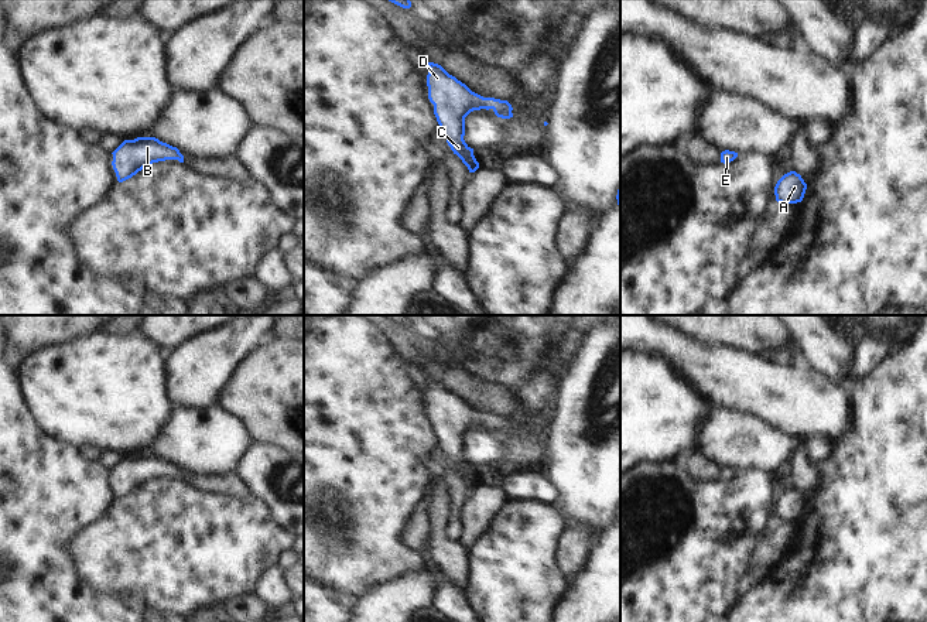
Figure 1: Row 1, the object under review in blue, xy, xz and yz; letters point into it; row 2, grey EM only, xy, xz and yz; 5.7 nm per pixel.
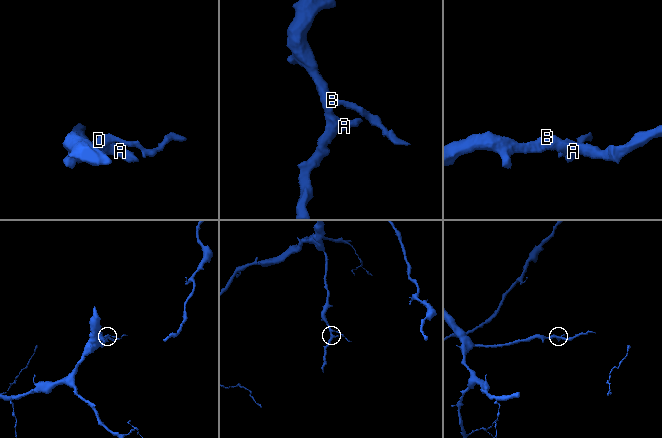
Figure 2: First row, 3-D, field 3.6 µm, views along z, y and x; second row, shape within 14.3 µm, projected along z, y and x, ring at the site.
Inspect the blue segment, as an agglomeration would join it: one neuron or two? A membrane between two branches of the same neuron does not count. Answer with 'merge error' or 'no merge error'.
no merge error

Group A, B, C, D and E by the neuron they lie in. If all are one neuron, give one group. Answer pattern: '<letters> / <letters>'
A B C D E

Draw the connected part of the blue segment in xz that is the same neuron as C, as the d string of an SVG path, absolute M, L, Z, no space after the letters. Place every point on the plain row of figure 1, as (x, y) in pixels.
M428 379L428 416L434 421L434 431L447 454L447 459L469 489L479 485L479 479L465 457L465 434L480 426L492 426L497 434L513 434L513 424L507 417L483 414L472 409L465 400L449 392L441 382Z

